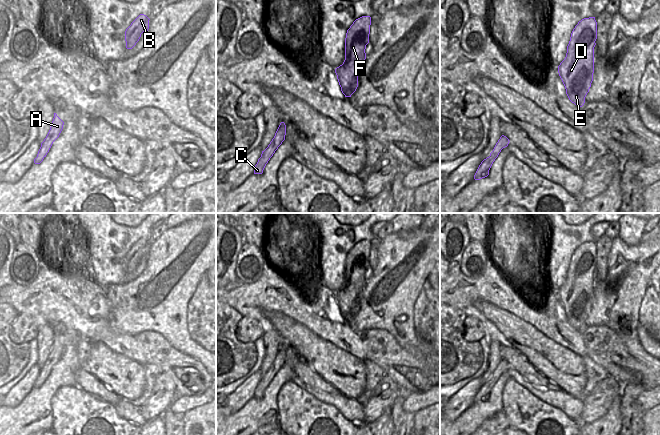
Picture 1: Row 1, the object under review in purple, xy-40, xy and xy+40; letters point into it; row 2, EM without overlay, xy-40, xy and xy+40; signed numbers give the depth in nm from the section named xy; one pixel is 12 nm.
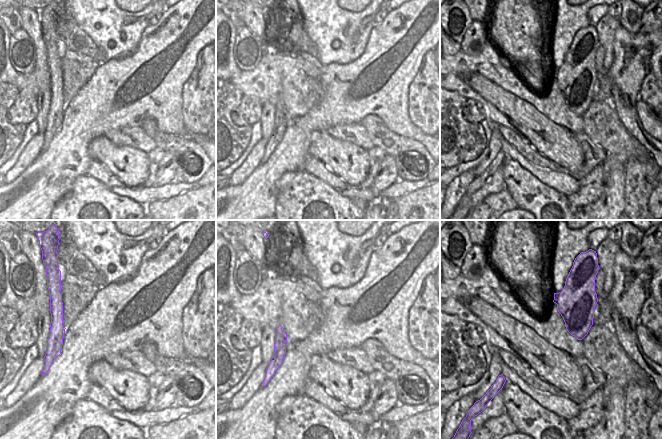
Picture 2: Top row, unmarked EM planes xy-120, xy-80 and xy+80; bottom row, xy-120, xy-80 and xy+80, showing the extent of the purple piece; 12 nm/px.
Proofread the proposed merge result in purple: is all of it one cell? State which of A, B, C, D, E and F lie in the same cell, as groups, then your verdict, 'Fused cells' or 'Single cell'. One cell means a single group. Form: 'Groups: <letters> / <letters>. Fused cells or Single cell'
Groups: A / B C D E F. Fused cells

